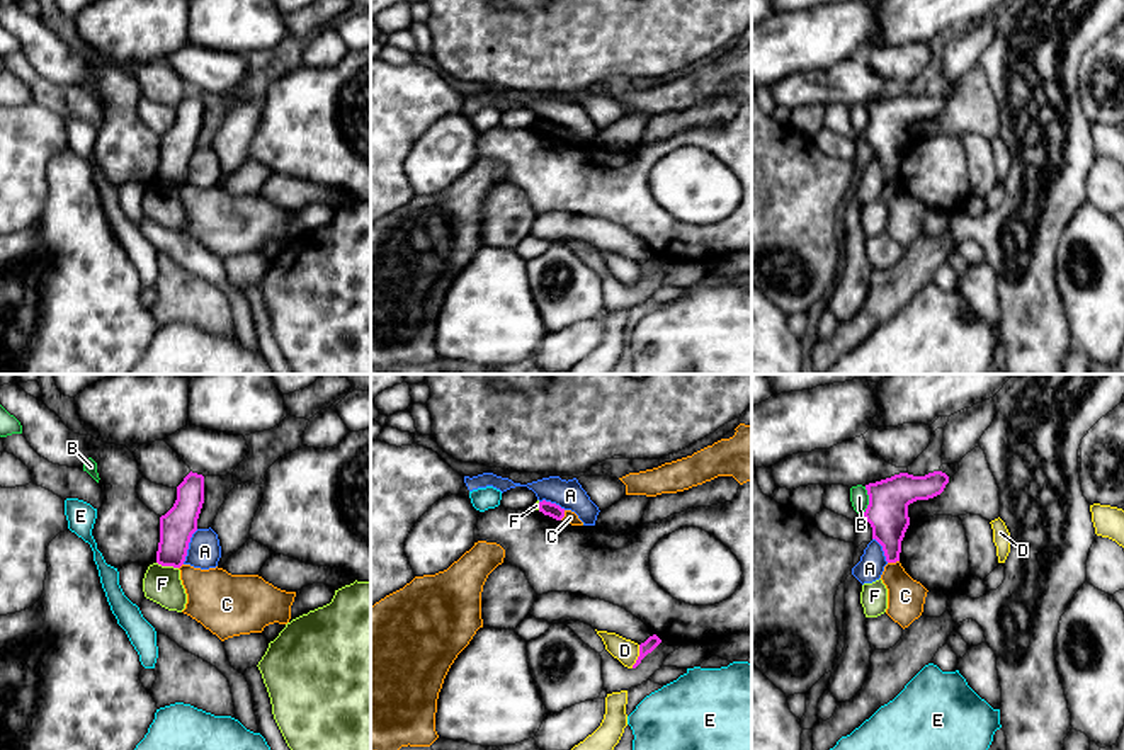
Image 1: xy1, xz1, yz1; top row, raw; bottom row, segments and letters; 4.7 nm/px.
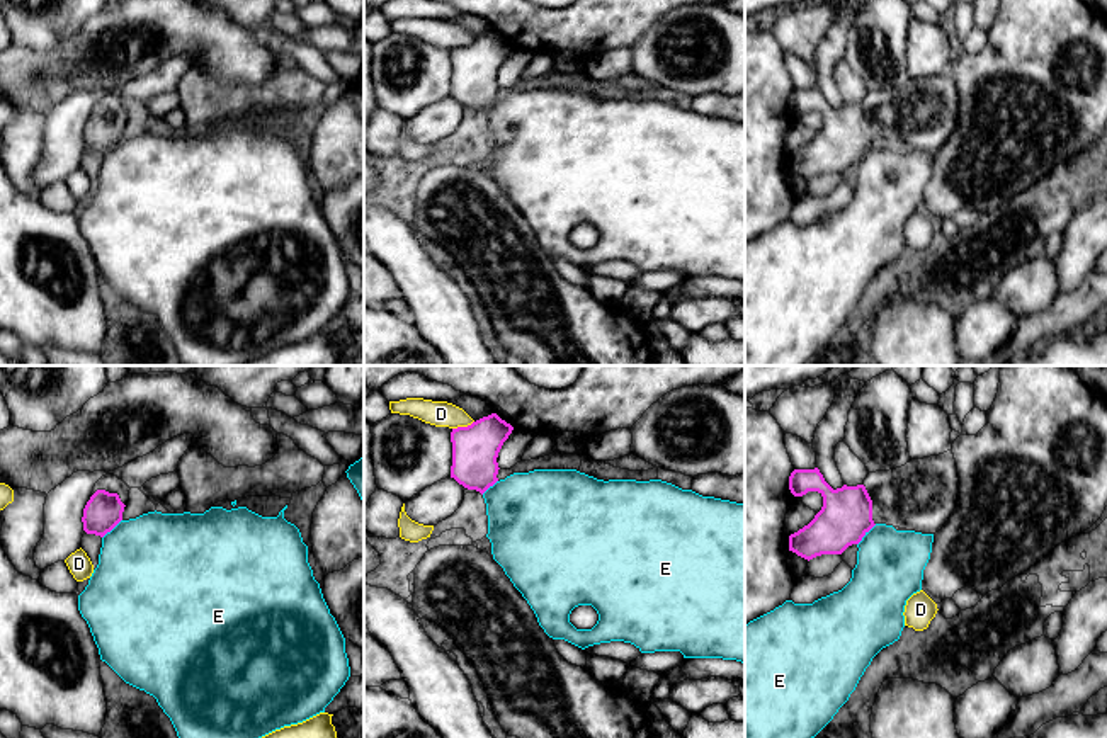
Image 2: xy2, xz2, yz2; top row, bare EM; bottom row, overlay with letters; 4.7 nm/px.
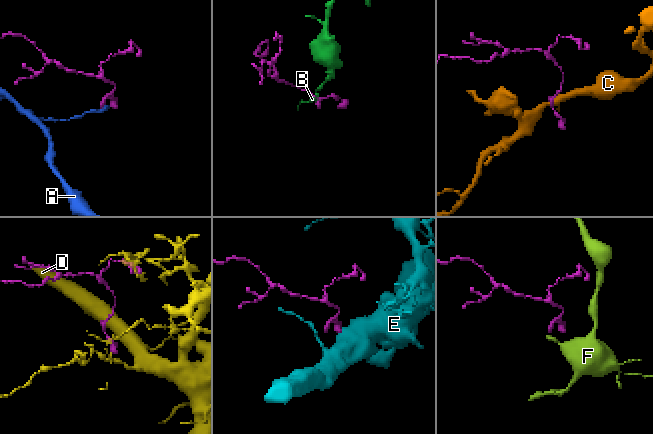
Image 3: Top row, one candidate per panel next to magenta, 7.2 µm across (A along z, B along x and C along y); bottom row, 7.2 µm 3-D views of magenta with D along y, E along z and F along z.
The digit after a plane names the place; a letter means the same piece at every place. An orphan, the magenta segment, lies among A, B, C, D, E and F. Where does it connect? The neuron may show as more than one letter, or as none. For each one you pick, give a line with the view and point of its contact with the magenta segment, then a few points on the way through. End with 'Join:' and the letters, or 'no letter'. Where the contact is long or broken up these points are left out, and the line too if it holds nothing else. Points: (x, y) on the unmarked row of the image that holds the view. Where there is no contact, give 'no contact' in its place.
Join: no letter

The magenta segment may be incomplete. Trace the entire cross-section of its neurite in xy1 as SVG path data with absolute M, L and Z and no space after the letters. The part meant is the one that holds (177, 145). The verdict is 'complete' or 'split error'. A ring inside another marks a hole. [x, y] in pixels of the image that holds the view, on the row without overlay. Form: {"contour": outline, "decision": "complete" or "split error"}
{"contour": "M190 90L177 105L173 126L160 136L158 184L173 187L184 184L202 122L204 95Z", "decision": "complete"}

